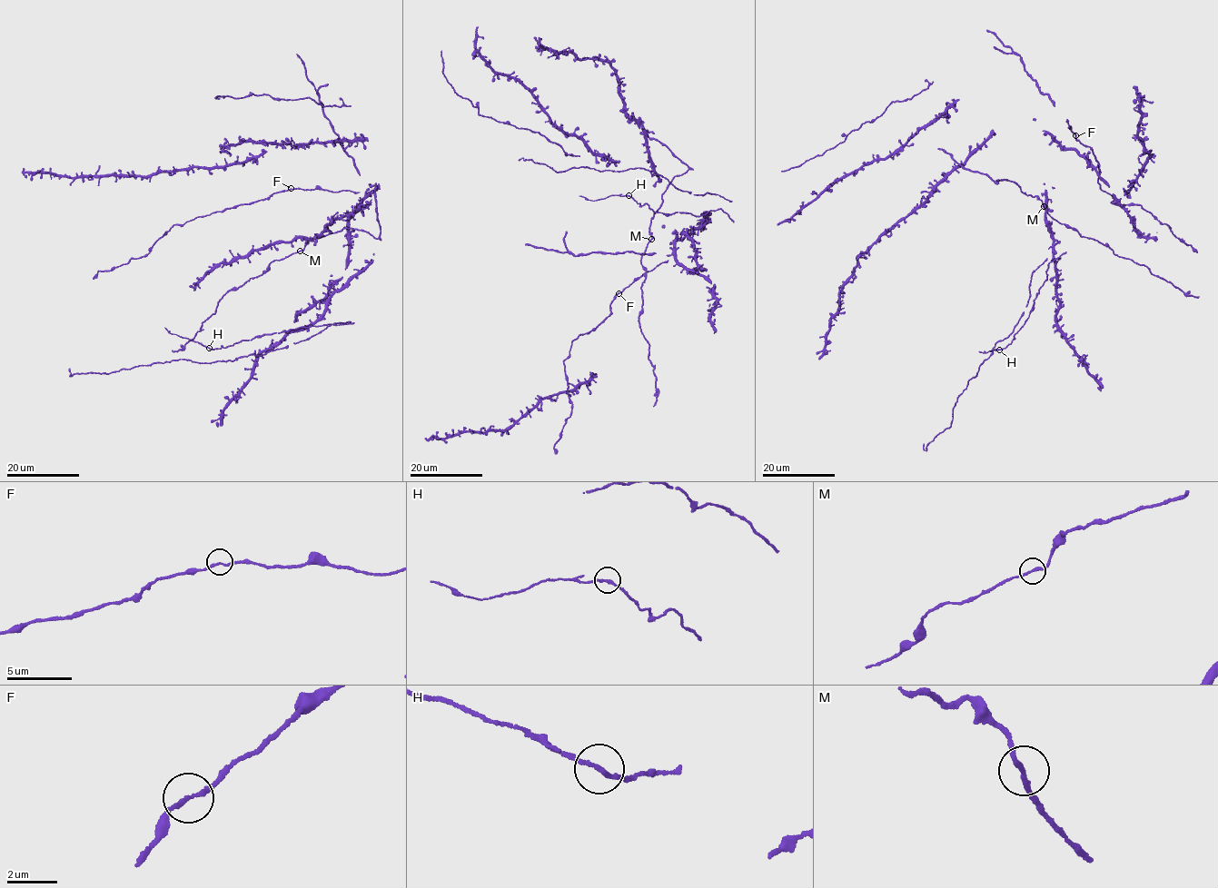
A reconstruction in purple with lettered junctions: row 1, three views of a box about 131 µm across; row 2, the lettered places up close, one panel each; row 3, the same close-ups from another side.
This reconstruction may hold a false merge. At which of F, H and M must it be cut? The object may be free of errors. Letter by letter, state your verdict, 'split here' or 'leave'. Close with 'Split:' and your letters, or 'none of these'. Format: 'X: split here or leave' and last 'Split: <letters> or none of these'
F: leave
H: leave
M: leave
Split: none of these

